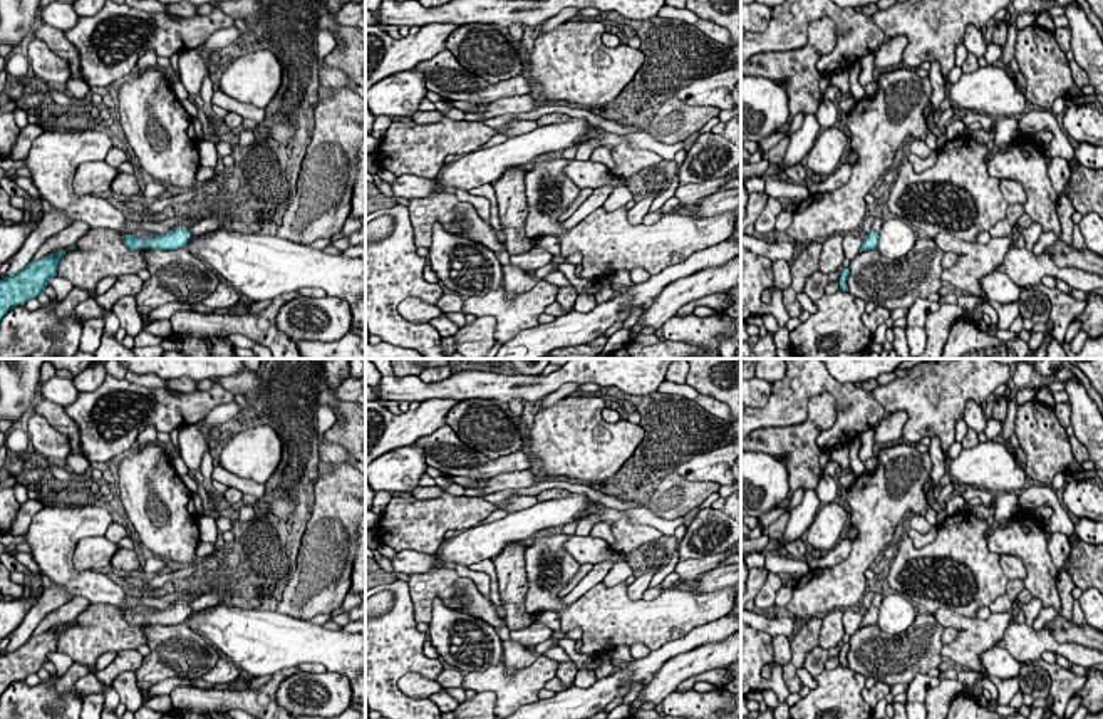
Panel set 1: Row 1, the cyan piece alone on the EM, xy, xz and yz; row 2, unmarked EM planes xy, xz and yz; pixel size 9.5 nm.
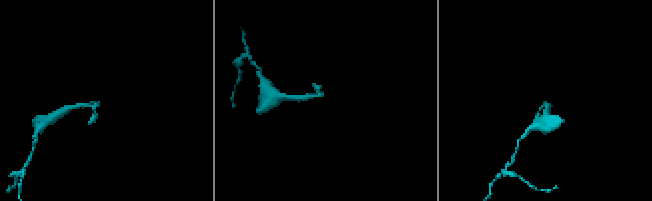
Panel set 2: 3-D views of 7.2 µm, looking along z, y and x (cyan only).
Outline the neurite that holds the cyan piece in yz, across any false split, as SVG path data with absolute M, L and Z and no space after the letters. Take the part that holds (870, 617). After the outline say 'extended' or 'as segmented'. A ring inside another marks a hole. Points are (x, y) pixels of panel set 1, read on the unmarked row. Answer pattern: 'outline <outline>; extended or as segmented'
outline M875 590L872 605L870 605L870 608L862 617L860 628L867 627L867 625L877 623L877 620L878 620L878 607L882 605L883 595L885 595L883 590Z; extended

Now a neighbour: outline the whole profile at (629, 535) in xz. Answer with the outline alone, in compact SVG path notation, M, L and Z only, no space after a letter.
M627 515L617 521L608 521L615 543L610 545L619 553L630 553L640 546L657 541L662 536L654 526L634 523Z

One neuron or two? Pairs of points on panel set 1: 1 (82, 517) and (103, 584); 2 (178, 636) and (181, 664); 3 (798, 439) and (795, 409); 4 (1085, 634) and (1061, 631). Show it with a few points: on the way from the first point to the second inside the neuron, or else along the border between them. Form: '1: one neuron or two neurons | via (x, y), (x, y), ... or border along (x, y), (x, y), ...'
1: one neuron | via (64, 538), (64, 565), (81, 582)
2: one neuron | via (178, 642), (181, 657)
3: two neurons | border along (822, 393), (810, 399), (803, 421), (758, 429)
4: one neuron | via (1080, 634), (1066, 631)

